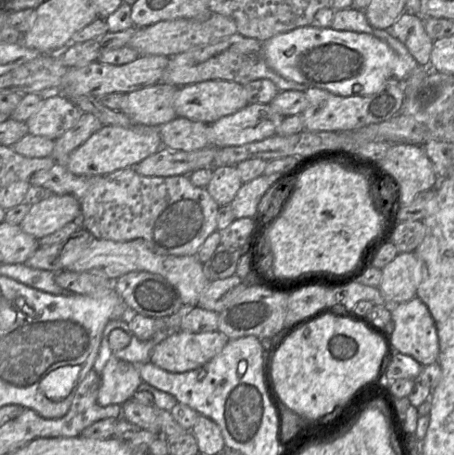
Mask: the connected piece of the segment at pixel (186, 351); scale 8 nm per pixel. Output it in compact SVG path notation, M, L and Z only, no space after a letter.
M177 330L153 348L149 361L171 373L187 372L210 361L228 341L218 330L202 333Z

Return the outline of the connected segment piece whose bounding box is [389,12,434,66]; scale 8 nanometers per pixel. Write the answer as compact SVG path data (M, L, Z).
M404 12L389 30L407 47L418 65L430 65L434 41L428 36L421 16Z

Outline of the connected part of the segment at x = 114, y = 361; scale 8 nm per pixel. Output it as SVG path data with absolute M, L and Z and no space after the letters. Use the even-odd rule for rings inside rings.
M112 355L100 374L98 403L101 406L123 405L132 399L142 383L138 366Z

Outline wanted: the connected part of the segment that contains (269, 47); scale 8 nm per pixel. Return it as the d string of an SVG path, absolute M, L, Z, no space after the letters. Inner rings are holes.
M303 26L262 43L262 58L280 76L339 96L369 96L393 77L394 51L367 33Z

